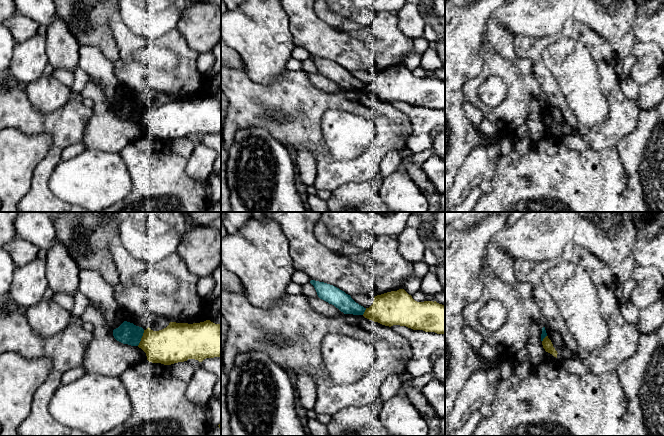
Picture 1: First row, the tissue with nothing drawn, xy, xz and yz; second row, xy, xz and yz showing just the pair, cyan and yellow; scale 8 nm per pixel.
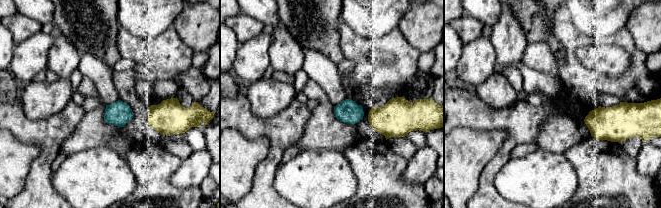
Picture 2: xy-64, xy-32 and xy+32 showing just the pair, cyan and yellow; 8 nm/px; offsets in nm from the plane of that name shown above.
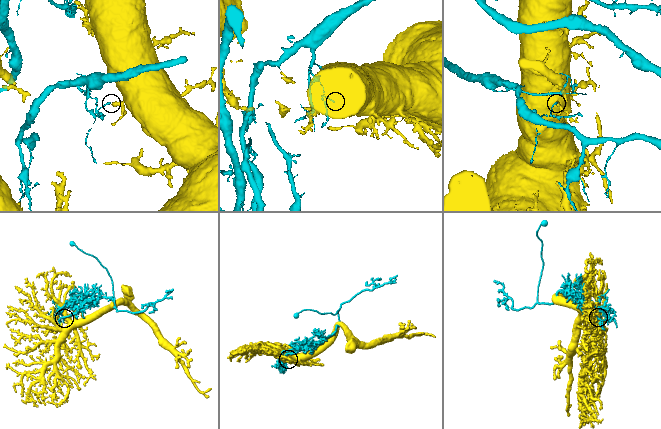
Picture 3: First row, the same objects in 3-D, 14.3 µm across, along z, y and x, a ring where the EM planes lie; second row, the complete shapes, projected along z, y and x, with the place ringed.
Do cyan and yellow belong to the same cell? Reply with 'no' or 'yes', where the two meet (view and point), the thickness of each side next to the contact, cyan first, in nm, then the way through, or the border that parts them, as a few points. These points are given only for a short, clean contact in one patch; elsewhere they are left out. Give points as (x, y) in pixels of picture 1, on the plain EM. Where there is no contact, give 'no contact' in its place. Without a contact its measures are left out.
no; meets cyan in xy at (141, 113); 180 nm thick on the cyan side, 300 nm on the other

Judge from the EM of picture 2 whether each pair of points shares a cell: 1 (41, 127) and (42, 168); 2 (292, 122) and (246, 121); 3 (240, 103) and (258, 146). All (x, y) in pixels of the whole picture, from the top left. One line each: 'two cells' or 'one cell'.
1: one cell
2: one cell
3: two cells

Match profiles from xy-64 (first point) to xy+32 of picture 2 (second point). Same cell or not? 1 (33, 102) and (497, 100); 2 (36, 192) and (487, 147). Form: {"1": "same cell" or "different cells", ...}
{"1": "same cell", "2": "different cells"}

